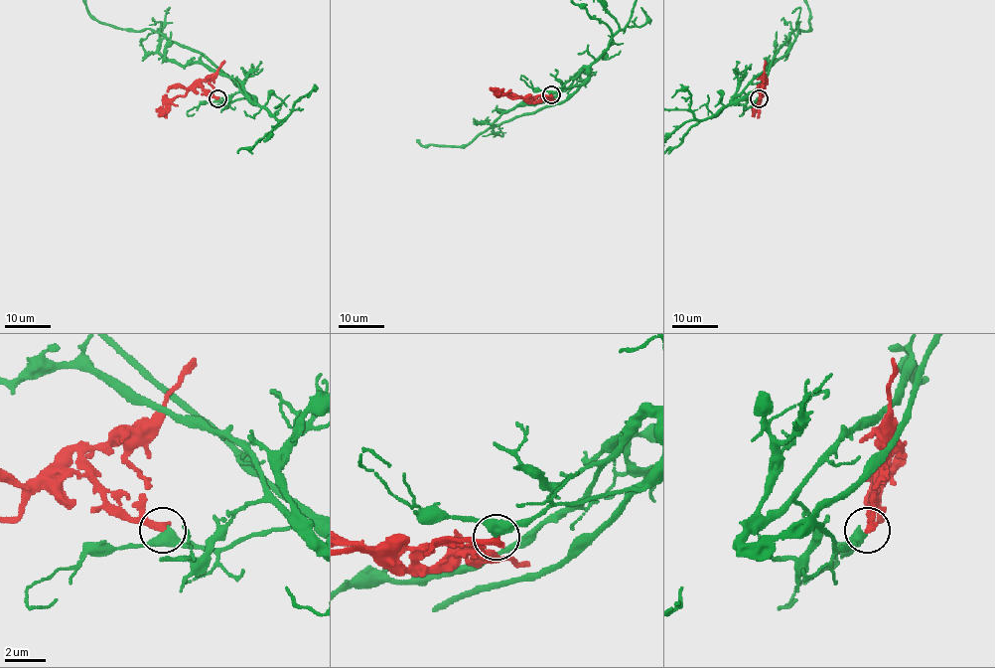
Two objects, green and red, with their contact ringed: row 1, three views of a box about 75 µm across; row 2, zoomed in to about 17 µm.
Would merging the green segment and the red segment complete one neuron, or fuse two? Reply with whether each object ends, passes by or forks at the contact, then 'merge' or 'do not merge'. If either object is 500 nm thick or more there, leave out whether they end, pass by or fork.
green passes by; red ends; do not merge

